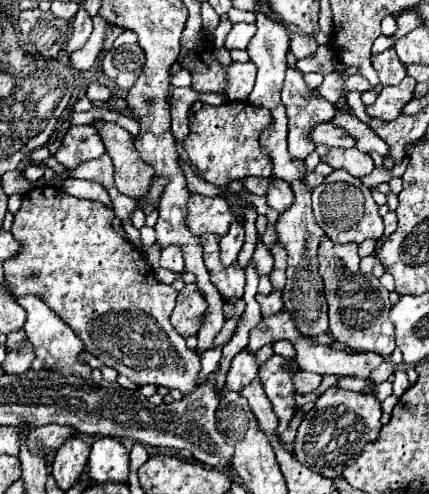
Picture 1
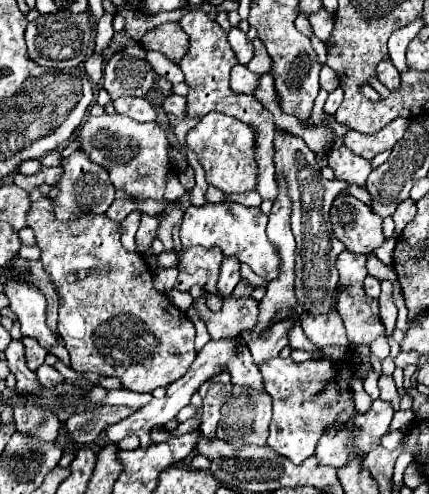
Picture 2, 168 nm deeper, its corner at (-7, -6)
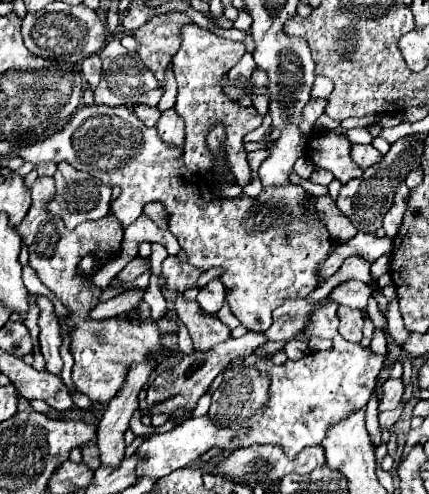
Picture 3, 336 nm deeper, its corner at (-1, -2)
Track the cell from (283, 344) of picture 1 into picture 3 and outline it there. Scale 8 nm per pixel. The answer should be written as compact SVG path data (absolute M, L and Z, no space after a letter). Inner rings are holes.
M295 340L295 342L287 342L285 344L285 354L287 354L289 360L299 360L299 358L307 356L309 352L311 352L311 348L303 340Z

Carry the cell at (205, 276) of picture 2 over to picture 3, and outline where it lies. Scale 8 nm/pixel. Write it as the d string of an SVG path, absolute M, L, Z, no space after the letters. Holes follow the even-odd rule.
M167 256L163 260L163 276L165 286L169 286L169 290L181 290L183 294L187 288L197 288L201 272L189 262L181 262L177 256Z

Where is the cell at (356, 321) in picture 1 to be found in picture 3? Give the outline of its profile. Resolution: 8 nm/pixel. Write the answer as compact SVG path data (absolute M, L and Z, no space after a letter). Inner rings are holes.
M339 306L337 316L339 316L339 334L345 340L361 342L361 338L363 338L363 332L361 332L363 330L363 312Z

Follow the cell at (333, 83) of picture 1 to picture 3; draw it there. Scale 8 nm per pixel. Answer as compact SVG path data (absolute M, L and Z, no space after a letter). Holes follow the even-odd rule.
M311 98L307 102L307 106L303 108L303 124L301 124L301 132L303 134L313 128L315 120L325 112L325 106L327 106L327 100L325 98Z

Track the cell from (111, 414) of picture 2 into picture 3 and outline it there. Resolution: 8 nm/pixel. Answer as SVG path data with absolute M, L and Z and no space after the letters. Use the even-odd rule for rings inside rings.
M247 332L245 336L241 338L235 338L235 340L227 340L219 346L215 346L213 350L209 352L195 352L193 356L185 356L179 364L175 364L173 368L169 370L163 370L155 380L153 384L147 388L147 402L149 415L162 413L167 416L174 415L179 408L186 410L193 410L197 400L205 394L205 390L209 388L209 384L215 380L215 376L221 372L223 366L227 366L233 358L237 356L247 356L251 354L255 348L259 348L261 344L265 344L265 336L261 332Z

